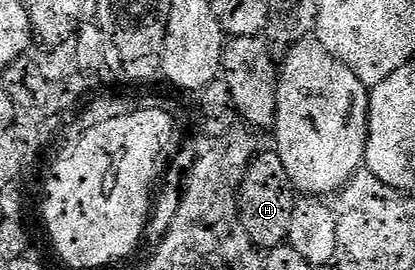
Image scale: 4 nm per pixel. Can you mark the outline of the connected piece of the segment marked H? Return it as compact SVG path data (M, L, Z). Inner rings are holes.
M277 153L261 154L250 163L240 191L240 207L243 224L247 228L250 241L254 243L255 247L269 252L274 247L283 245L289 239L295 201L296 191L294 185L288 180L288 172L282 161L278 159Z

